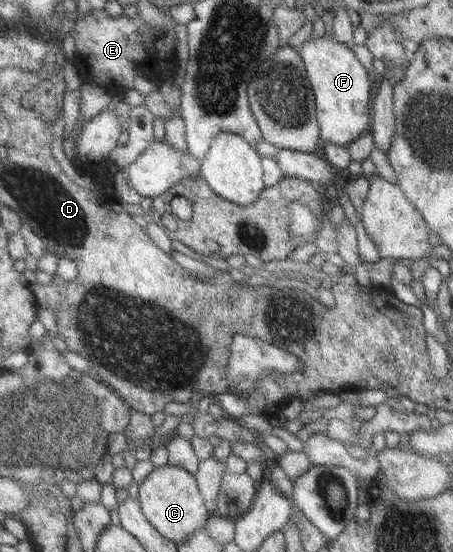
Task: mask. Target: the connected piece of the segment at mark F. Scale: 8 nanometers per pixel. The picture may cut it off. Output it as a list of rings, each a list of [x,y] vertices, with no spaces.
[[[332,35],[308,38],[297,52],[302,59],[306,77],[313,93],[318,139],[345,147],[369,129],[370,79],[354,53]]]

